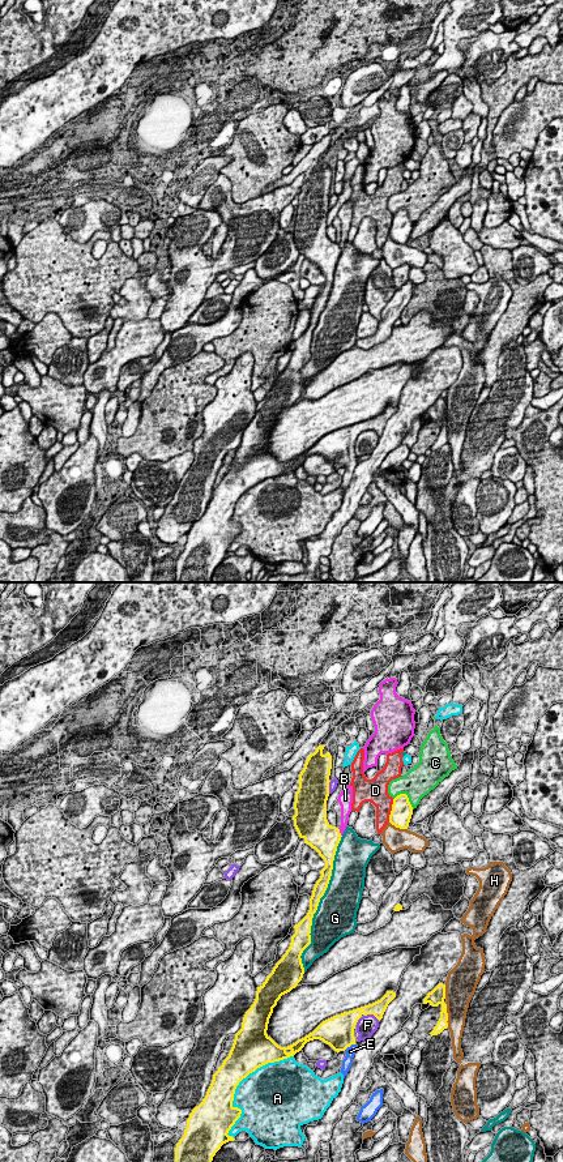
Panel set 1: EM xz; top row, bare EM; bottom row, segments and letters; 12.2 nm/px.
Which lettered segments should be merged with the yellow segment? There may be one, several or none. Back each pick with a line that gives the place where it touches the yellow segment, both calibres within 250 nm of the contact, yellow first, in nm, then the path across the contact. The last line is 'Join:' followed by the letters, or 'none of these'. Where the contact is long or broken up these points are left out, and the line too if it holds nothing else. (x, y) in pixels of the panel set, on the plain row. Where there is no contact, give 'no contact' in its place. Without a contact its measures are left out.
E: meets yellow in xz at (349, 461); 400 nm thick on the yellow side, 130 nm on the other; runs through xz (337, 447), (349, 461), (350, 466)
Join: E

